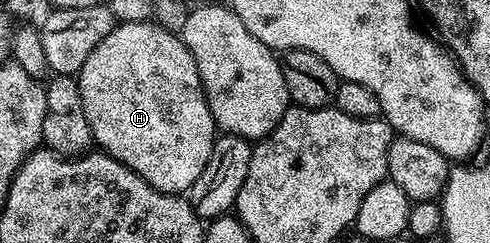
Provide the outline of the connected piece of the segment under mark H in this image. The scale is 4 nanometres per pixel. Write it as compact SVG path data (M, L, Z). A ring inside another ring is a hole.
M155 21L119 23L111 30L109 37L105 37L105 41L101 41L101 45L97 45L97 49L93 49L93 53L89 53L89 57L85 57L85 65L78 71L77 78L81 89L81 105L85 109L91 138L97 144L98 150L106 151L114 159L136 171L141 178L149 181L149 185L153 185L153 189L157 189L161 193L183 195L190 192L192 185L197 181L197 177L201 177L201 172L205 170L205 165L209 165L209 157L213 153L213 145L217 138L217 128L207 104L207 94L203 92L201 77L197 71L193 53L189 53L189 49L183 44L182 38L178 34L166 31Z

